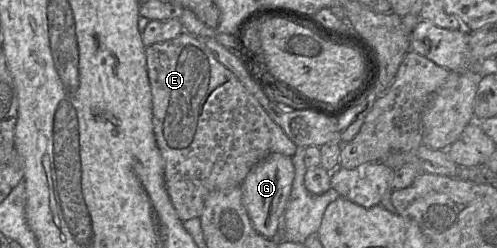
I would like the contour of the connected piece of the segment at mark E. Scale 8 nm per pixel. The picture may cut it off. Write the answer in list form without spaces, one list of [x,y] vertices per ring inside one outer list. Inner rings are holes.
[[[182,32],[176,38],[145,48],[152,92],[157,146],[164,161],[167,192],[182,221],[200,218],[209,194],[241,186],[250,169],[273,153],[292,157],[297,145],[266,113],[240,80],[205,46],[203,39]]]

